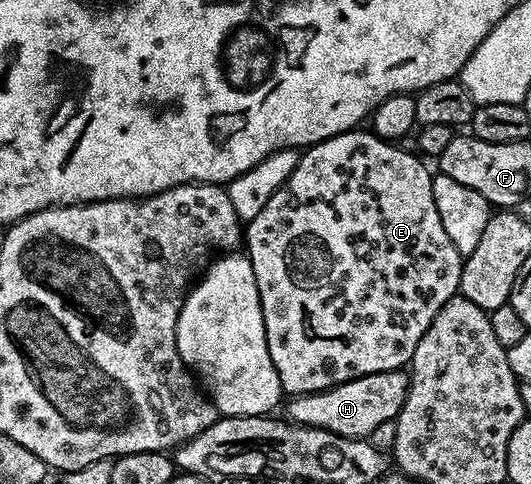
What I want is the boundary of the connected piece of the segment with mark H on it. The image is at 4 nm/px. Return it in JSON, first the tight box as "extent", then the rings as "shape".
{"extent":[288,369,409,439],"shape":[[[392,369],[382,373],[372,373],[356,377],[350,381],[345,381],[341,385],[336,385],[330,389],[324,389],[322,393],[302,393],[294,396],[289,405],[288,420],[294,425],[306,425],[312,429],[326,429],[340,437],[355,437],[358,439],[368,439],[371,431],[379,427],[379,423],[396,421],[403,403],[407,399],[409,390],[409,373],[405,369]]]}

